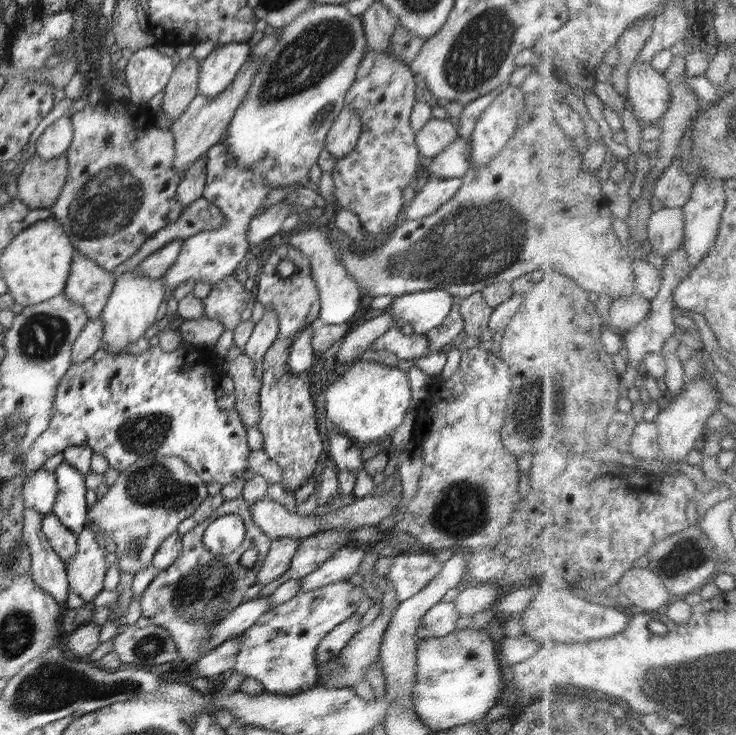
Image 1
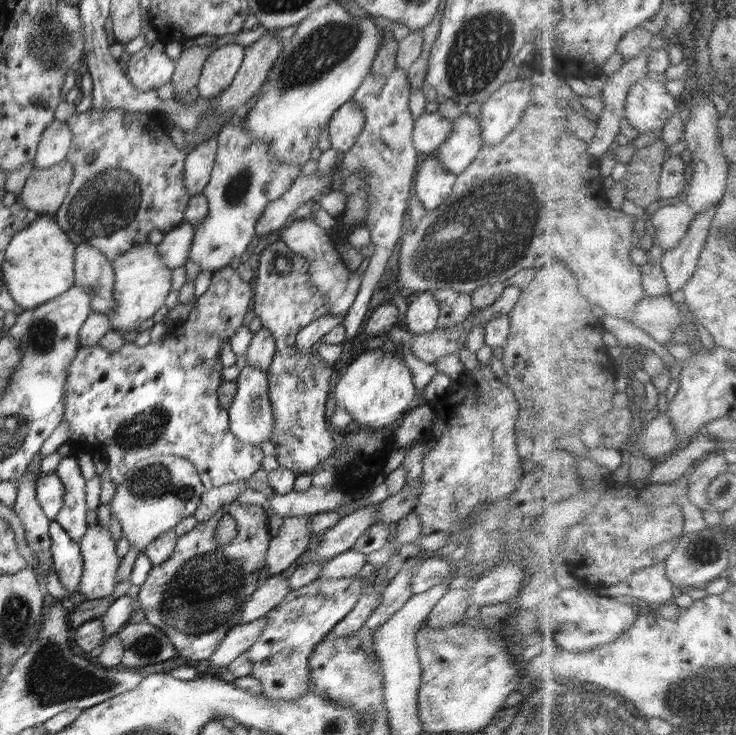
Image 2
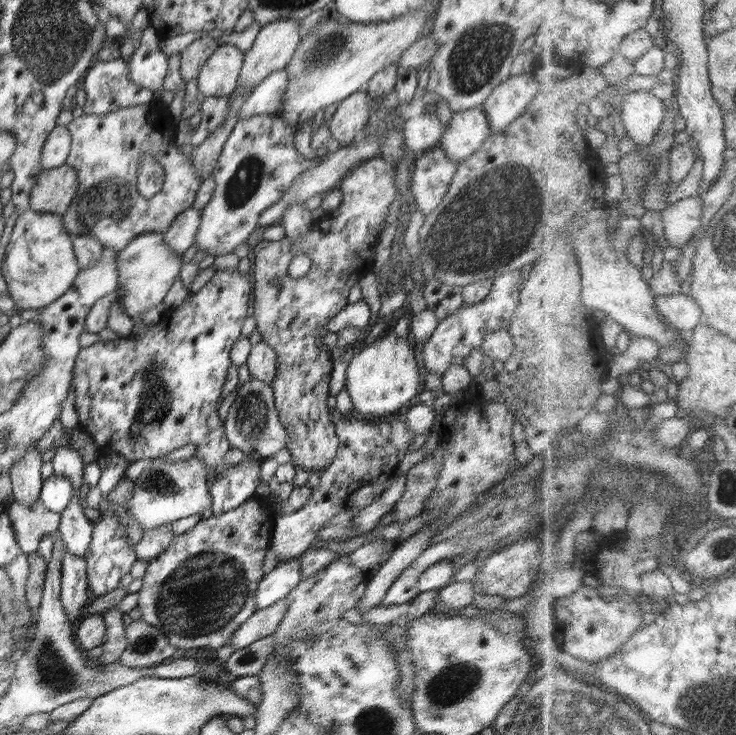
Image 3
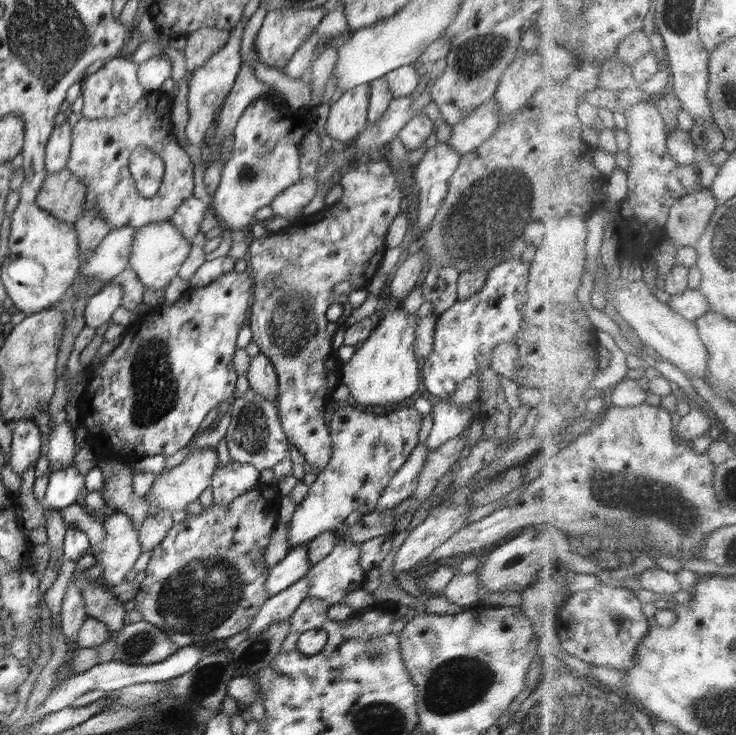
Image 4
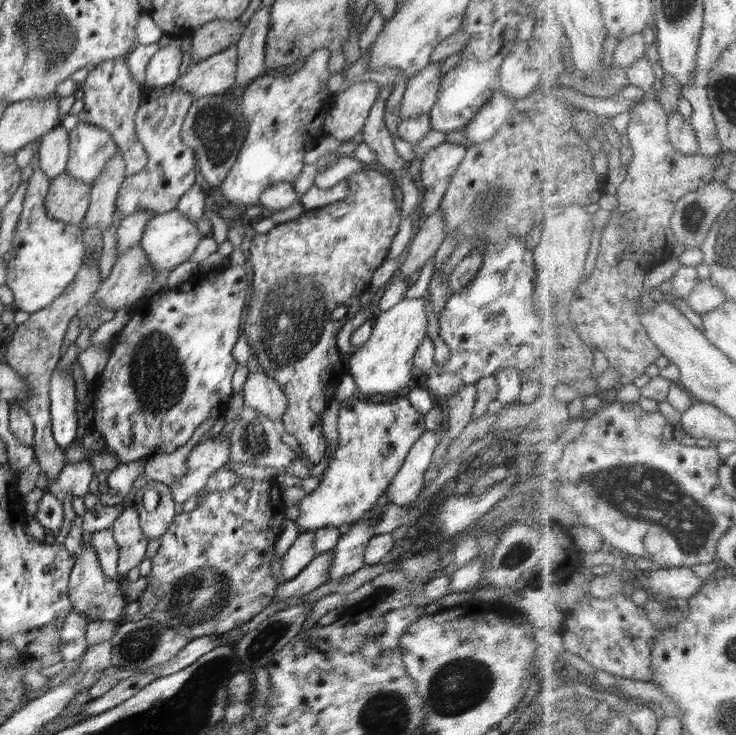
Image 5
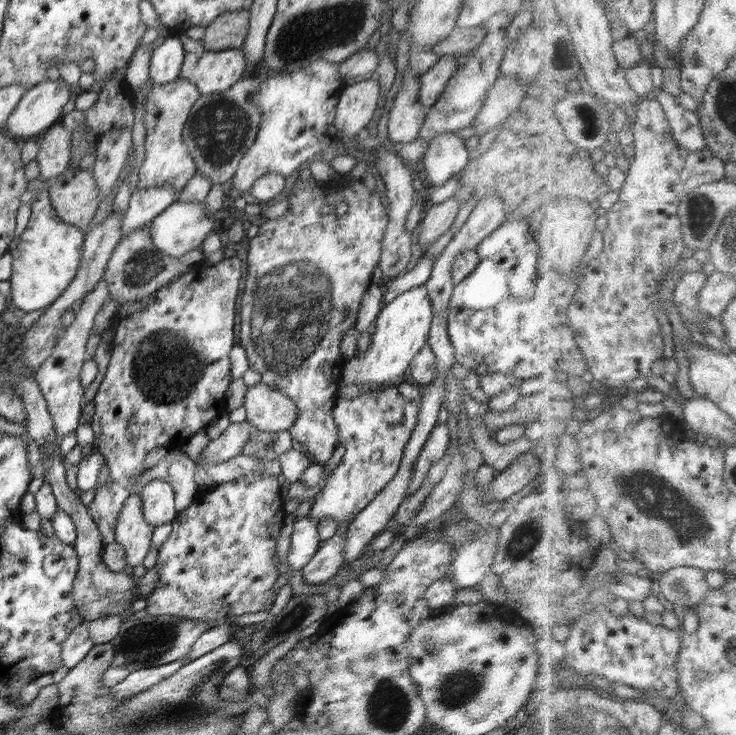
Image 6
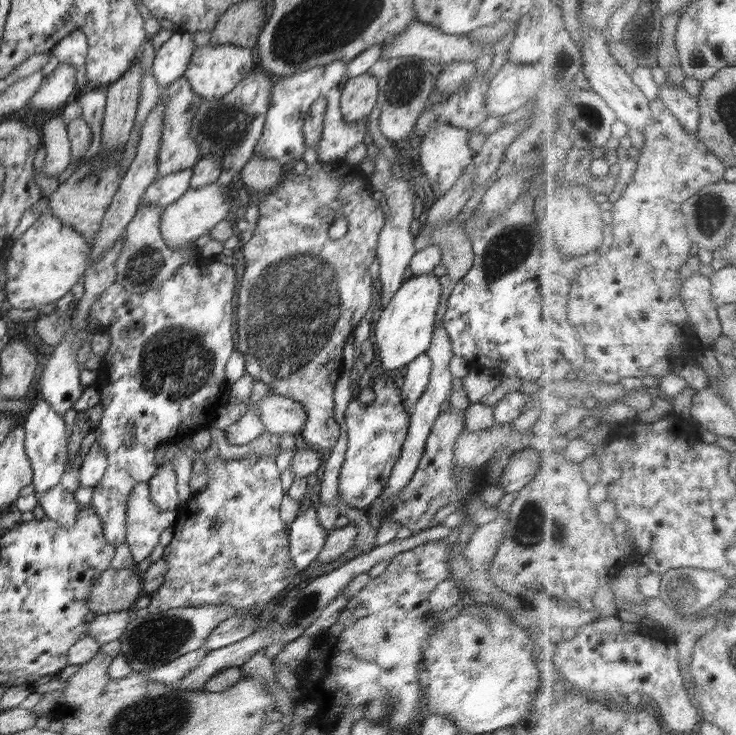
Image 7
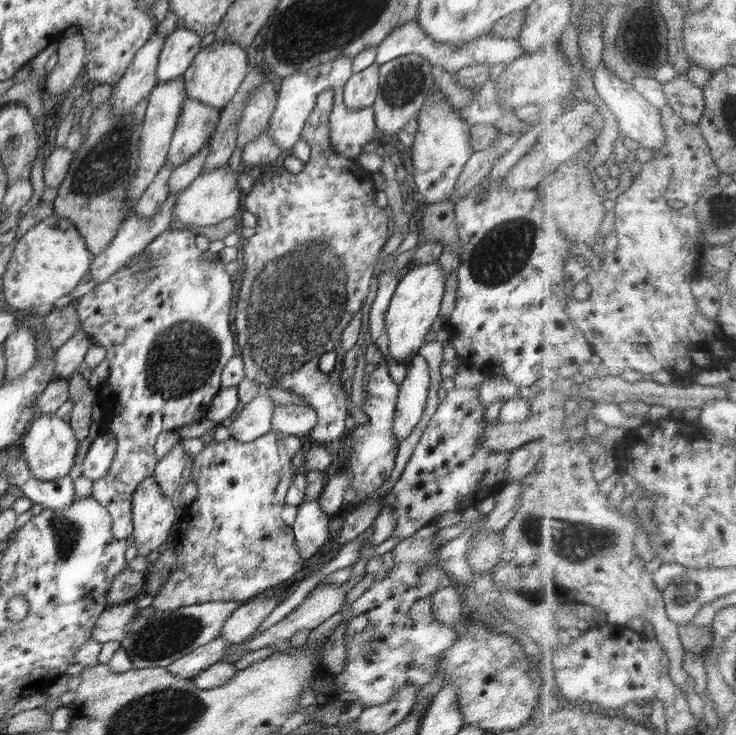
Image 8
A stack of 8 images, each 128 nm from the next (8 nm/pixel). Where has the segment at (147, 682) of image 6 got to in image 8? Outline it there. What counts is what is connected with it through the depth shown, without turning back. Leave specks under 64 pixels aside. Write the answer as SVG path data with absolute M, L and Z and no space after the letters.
M215 638L212 642L199 646L190 654L181 656L169 664L167 669L176 676L192 679L199 672L206 670L218 661L222 661L227 656L227 648L232 645L225 638Z

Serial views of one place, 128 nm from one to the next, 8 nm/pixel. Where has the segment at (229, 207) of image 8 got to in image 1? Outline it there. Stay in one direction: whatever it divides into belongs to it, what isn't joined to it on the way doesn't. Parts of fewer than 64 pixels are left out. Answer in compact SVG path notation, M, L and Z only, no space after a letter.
M132 270L115 278L113 291L99 317L103 328L102 349L113 355L127 353L125 346L144 336L155 323L164 296L166 296L166 286L162 277L154 280L148 276L140 276L136 270Z

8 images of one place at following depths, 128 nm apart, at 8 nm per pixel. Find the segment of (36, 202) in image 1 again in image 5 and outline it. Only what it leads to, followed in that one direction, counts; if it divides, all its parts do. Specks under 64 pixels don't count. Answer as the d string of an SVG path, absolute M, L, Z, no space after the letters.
M66 172L51 179L45 207L48 216L53 219L80 226L86 216L90 197L91 184Z

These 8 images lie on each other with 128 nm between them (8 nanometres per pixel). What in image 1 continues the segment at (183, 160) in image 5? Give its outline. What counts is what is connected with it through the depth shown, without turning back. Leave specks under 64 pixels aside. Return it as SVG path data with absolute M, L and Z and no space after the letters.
M120 101L86 105L70 116L73 139L64 154L69 171L60 196L50 208L51 217L63 226L75 254L88 256L108 272L136 255L148 238L176 222L183 211L177 199L182 176L173 167L175 140L172 131L161 129L150 118L152 116L146 118L138 110L128 110Z

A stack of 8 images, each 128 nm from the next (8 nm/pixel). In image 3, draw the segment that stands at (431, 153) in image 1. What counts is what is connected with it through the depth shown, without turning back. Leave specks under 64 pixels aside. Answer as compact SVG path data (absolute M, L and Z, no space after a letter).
M426 114L422 118L412 118L403 124L404 144L413 157L421 155L438 146L443 130L436 116Z

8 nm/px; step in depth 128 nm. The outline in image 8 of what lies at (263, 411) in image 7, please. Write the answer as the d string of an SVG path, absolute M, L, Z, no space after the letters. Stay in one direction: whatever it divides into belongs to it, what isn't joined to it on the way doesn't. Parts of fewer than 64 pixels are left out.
M278 405L272 415L271 430L288 436L307 436L318 422L318 415L310 405Z

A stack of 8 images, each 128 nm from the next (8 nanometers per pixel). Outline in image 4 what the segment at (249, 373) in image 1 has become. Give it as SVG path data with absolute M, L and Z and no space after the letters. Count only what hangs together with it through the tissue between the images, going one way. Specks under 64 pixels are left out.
M248 388L240 398L230 406L231 423L224 436L231 460L240 464L249 464L256 470L272 468L284 458L289 457L290 442L279 421L276 402L264 399Z

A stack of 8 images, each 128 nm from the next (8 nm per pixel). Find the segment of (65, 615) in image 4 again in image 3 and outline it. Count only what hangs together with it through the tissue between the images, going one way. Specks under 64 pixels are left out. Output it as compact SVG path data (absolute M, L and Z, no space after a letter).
M64 551L61 566L61 595L65 613L70 622L76 624L89 604L87 562L84 557Z

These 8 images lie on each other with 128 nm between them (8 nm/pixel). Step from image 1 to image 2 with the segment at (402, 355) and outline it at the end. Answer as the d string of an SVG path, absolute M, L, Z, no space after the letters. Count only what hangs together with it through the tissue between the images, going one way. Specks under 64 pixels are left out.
M467 319L460 326L452 326L444 330L435 329L426 334L407 333L404 329L397 327L390 329L387 334L397 346L410 345L416 358L426 364L434 365L439 358L444 358L449 354L459 355L460 349L465 346L467 336L474 327L476 327L476 322L472 324Z

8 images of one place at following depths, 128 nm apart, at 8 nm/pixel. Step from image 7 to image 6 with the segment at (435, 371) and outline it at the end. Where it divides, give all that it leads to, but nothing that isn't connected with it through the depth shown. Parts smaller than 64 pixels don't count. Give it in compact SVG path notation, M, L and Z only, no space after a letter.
M488 195L484 197L480 202L475 204L470 216L466 219L466 222L455 232L455 235L451 239L451 242L446 246L446 249L436 258L434 267L432 267L432 273L430 279L424 284L424 288L428 290L428 297L432 304L433 320L430 328L429 337L427 338L427 344L430 345L432 352L436 355L437 373L436 379L431 382L428 388L422 391L422 400L419 403L419 409L417 414L417 423L415 429L411 432L411 437L406 443L403 450L403 457L401 458L399 469L392 477L392 480L365 506L352 520L348 531L345 533L346 544L344 558L346 564L350 565L354 560L358 559L364 548L368 546L378 534L382 533L386 524L392 520L393 516L398 510L398 506L402 504L402 500L407 497L407 490L409 482L411 481L411 474L415 469L415 464L426 442L430 432L434 426L438 423L438 412L442 408L446 400L446 381L447 372L455 363L455 350L450 342L447 333L447 313L449 300L453 294L454 282L451 278L450 270L452 270L452 262L454 258L460 254L460 252L466 252L466 250L476 250L477 246L480 246L480 242L484 238L488 237L491 232L494 232L505 221L505 202L497 198L494 195Z

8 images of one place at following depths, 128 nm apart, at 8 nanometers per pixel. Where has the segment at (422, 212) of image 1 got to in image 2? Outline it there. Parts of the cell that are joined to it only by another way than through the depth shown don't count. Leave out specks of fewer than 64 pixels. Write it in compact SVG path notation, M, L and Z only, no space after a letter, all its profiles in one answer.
M434 154L421 158L422 164L414 176L415 196L420 199L424 210L431 211L449 198L456 175L452 174Z

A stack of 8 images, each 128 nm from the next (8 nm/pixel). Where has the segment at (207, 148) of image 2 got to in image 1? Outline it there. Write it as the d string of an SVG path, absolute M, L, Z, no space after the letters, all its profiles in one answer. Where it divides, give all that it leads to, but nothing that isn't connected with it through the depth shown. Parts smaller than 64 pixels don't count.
M204 156L198 157L186 170L178 183L177 199L183 208L203 197L207 181L207 162Z

